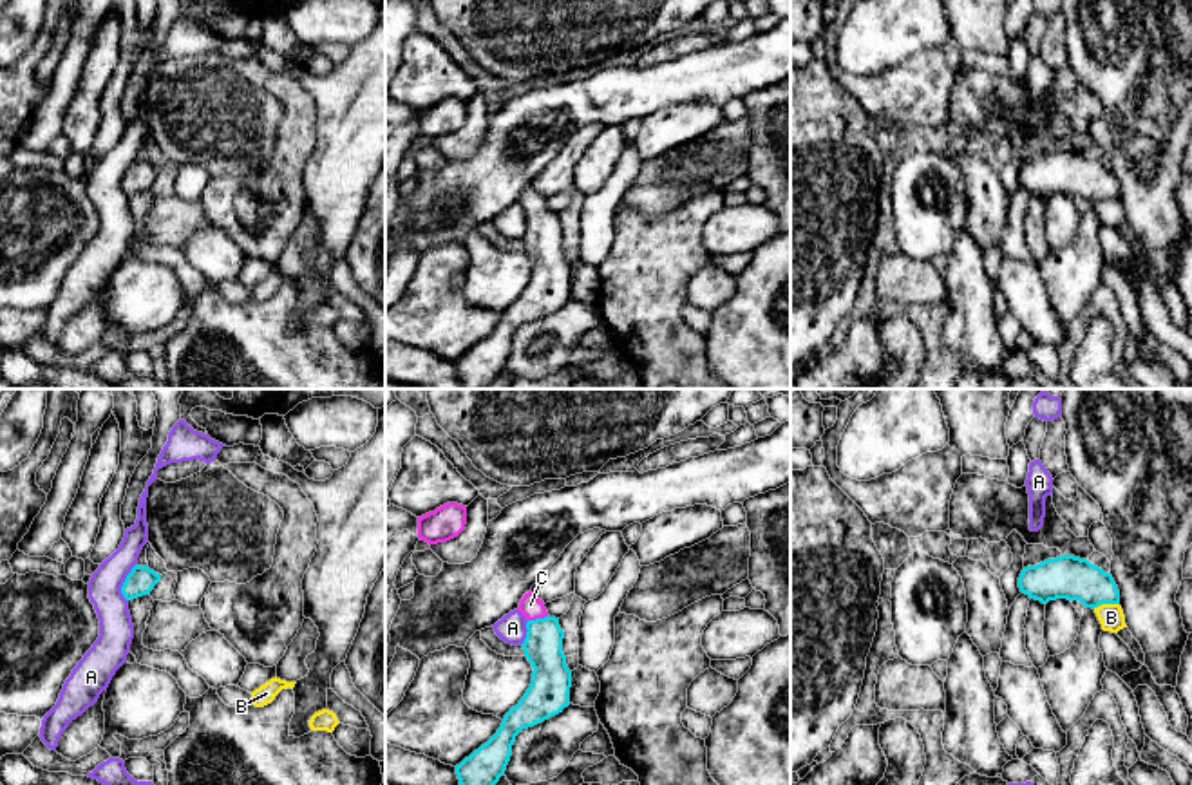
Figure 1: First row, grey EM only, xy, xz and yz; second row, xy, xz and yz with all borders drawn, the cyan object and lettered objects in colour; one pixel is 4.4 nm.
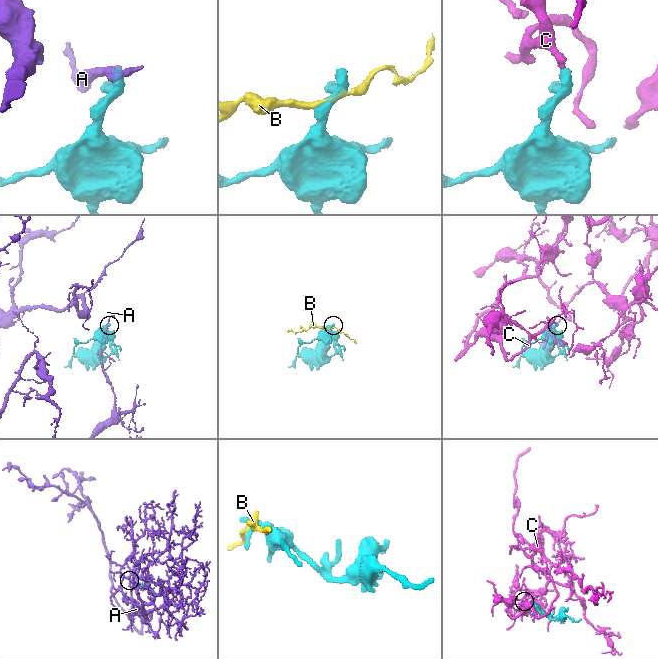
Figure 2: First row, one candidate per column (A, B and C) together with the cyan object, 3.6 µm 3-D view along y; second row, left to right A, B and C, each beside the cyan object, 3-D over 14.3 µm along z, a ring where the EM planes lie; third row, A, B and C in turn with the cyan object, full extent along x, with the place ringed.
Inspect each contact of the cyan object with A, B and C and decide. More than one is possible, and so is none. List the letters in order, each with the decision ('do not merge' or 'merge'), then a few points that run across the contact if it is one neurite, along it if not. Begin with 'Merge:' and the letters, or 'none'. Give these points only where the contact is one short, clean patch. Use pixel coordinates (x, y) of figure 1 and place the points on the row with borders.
Merge: C
A: do not merge; line xy (136, 563), (122, 586), (122, 595), (127, 601)
B: do not merge
C: merge; line xz (543, 646), (543, 630), (538, 619), (530, 606)

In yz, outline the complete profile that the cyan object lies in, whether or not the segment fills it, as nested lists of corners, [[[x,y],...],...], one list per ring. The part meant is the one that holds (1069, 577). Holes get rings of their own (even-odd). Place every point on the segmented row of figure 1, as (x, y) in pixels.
[[[1062,555],[1024,568],[1018,588],[1042,604],[1056,599],[1080,601],[1093,610],[1102,604],[1120,604],[1120,591],[1112,575],[1074,555]]]

